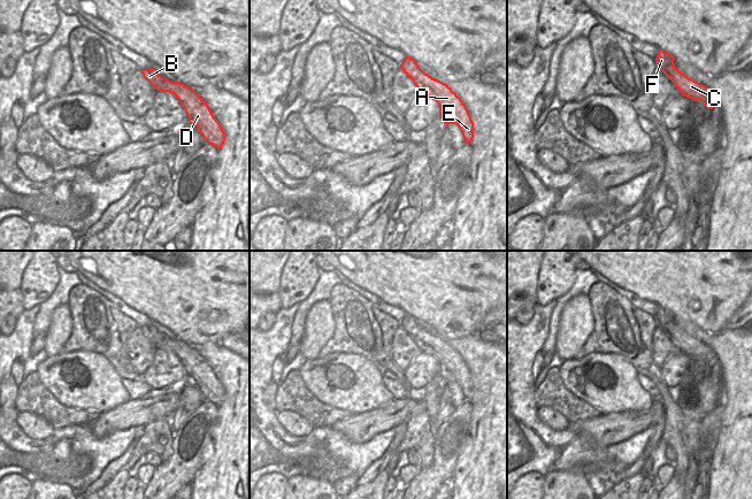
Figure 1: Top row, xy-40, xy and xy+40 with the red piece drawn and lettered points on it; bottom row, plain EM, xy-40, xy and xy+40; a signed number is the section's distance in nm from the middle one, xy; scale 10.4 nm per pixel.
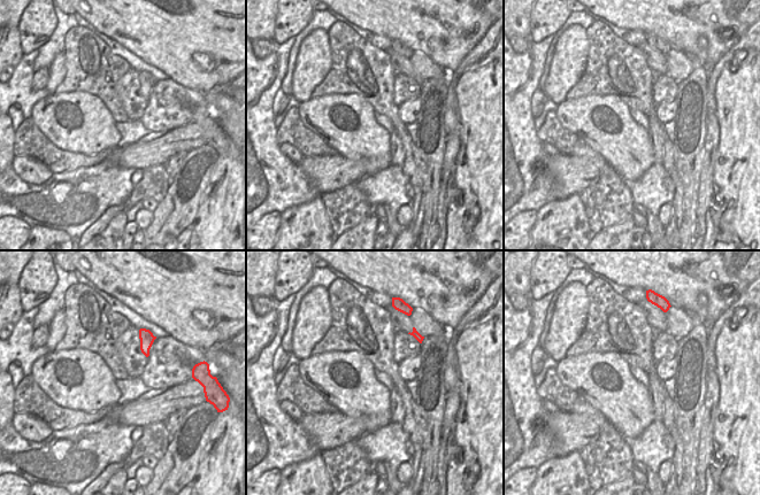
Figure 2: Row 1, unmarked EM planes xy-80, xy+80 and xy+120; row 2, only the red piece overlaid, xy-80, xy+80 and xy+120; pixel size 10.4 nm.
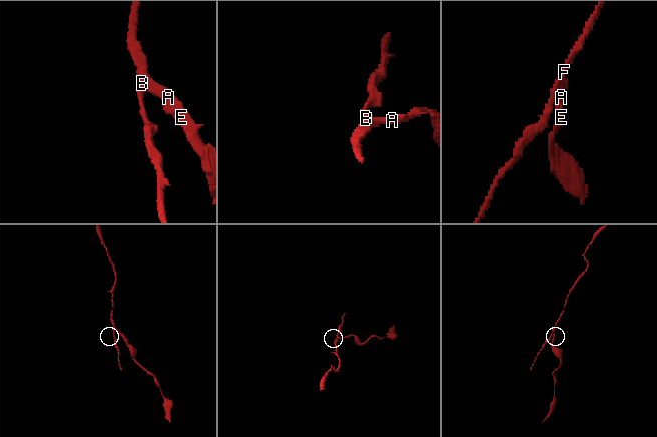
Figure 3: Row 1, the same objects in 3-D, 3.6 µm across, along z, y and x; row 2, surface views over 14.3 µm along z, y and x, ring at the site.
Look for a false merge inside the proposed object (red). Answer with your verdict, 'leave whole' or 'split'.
split

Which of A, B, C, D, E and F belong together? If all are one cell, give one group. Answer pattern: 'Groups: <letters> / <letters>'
Groups: A C D E / B F

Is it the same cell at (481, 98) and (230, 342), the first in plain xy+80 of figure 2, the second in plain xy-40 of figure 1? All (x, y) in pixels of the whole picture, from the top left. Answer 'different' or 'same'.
different

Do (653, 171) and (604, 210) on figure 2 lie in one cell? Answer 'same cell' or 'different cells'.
different cells

